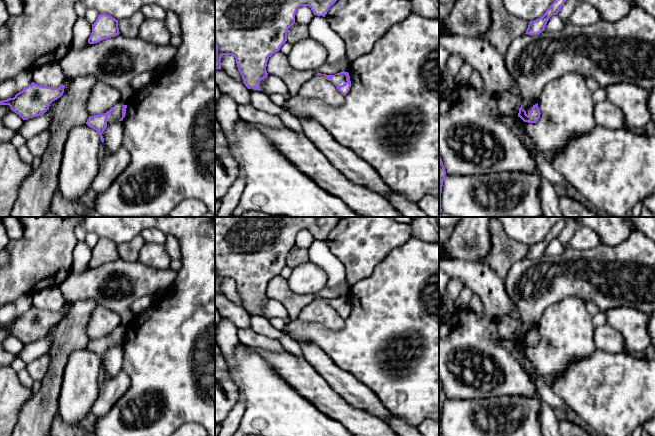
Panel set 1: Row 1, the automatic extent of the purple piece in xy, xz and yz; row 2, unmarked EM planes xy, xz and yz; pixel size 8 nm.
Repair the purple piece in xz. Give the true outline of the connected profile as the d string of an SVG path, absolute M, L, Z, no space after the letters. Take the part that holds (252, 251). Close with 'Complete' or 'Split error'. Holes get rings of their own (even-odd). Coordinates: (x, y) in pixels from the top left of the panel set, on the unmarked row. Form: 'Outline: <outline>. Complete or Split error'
Outline: M215 217L215 293L221 293L223 279L232 279L245 310L260 315L259 307L268 299L268 283L287 265L287 256L295 247L298 232L308 230L314 239L325 241L339 219L340 217Z. Complete

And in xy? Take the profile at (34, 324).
Outline: M32 306L14 322L0 325L0 329L9 329L12 335L23 344L27 344L44 338L50 328L63 319L64 312L63 308L58 312L52 312Z. Complete

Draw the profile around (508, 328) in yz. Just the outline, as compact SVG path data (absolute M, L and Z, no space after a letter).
M503 316L497 319L497 330L503 339L518 340L521 329L520 321L511 317Z

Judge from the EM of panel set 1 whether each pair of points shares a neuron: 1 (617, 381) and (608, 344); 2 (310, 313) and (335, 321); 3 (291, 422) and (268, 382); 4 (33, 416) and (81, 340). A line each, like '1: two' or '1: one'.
1: two
2: one
3: one
4: one

